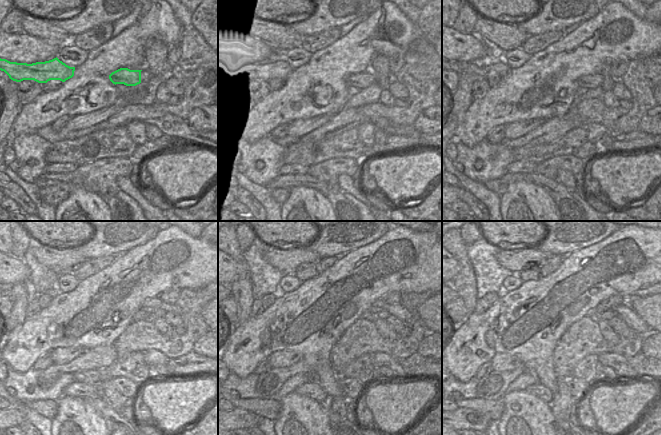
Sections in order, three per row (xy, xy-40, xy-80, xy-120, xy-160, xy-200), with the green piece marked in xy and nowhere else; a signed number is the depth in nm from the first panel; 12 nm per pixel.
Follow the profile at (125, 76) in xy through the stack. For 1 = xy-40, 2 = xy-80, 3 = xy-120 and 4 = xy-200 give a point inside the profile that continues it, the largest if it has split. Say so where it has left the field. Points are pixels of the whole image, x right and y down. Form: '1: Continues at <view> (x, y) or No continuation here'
1: Continues at xy-40 (362, 80)
2: Continues at xy-80 (593, 80)
3: Continues at xy-120 (150, 305)
4: Continues at xy-200 (629, 316).

